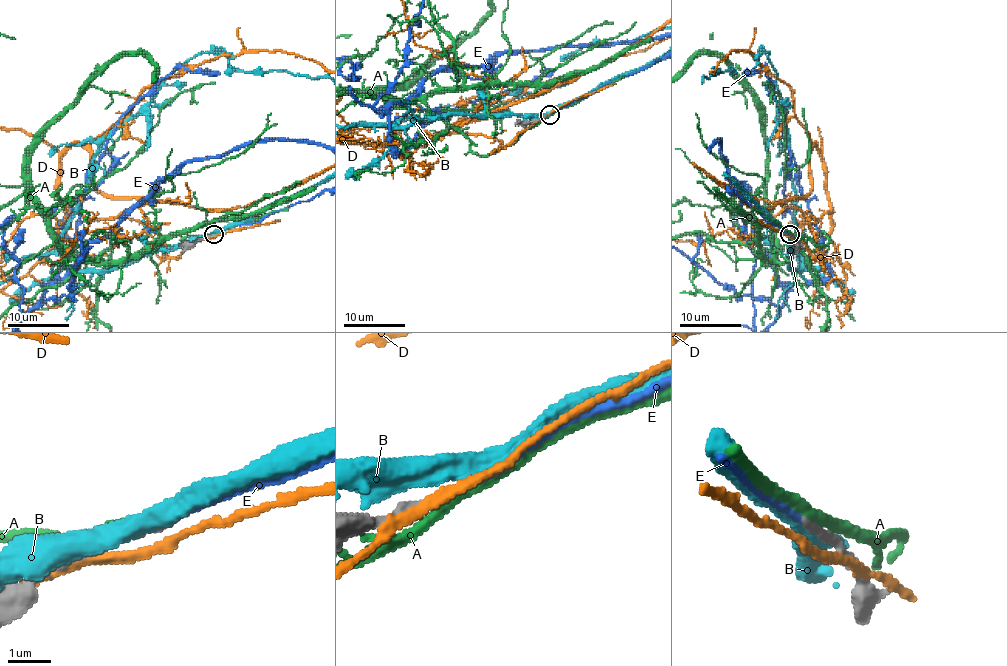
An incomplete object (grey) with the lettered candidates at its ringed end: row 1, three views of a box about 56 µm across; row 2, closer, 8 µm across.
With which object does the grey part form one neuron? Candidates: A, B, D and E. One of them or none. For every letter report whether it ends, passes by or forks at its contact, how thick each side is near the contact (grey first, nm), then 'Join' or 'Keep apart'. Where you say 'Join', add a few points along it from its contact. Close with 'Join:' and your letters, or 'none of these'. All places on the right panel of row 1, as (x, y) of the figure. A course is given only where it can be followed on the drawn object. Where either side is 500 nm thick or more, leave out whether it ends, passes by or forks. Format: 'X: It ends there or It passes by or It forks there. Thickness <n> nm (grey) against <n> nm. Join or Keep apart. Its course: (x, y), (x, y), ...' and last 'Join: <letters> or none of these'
A: It passes by. Thickness 220 nm (grey) against 240 nm. Keep apart
B: It passes by. Thickness 200 nm (grey) against 440 nm. Keep apart
D: It passes by. Thickness 190 nm (grey) against 180 nm. Keep apart
E: It ends there. Thickness 150 nm (grey) against 130 nm. Join
Join: E

